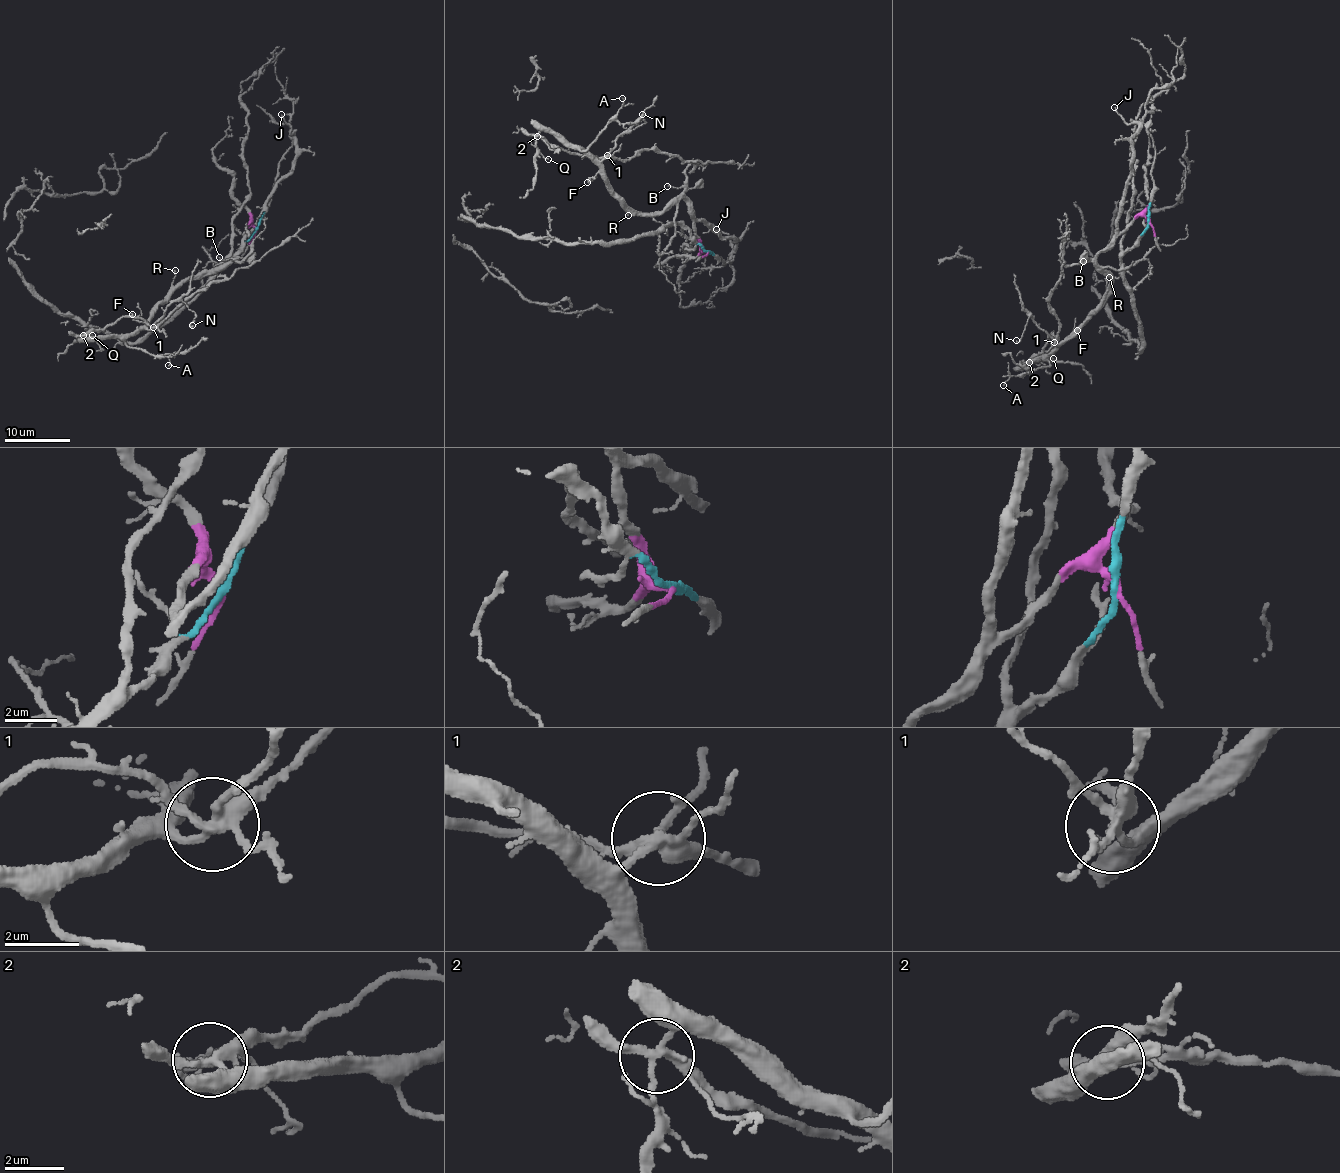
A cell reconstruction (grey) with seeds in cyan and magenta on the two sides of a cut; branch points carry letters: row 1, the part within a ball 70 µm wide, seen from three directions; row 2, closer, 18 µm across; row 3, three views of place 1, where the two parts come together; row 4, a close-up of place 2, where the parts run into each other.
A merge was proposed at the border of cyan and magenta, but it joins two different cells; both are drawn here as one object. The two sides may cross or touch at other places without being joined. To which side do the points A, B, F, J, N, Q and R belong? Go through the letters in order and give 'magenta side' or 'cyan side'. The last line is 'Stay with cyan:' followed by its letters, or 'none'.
A: magenta side
B: magenta side
F: magenta side
J: magenta side
N: magenta side
Q: magenta side
R: magenta side
Stay with cyan: none

